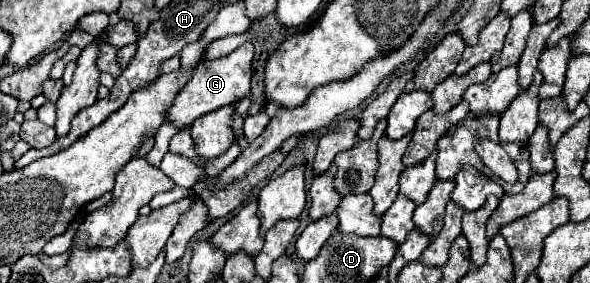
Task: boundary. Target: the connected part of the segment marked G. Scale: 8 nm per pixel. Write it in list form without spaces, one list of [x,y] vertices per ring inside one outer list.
[[[247,41],[241,47],[237,47],[233,53],[213,59],[213,61],[201,61],[195,67],[193,77],[185,83],[185,87],[177,93],[175,101],[171,103],[171,107],[165,113],[165,121],[173,123],[179,131],[181,129],[189,129],[193,125],[193,121],[209,111],[215,111],[219,107],[225,107],[233,101],[243,99],[245,95],[249,95],[249,87],[251,87],[251,63],[253,63],[253,45]]]

